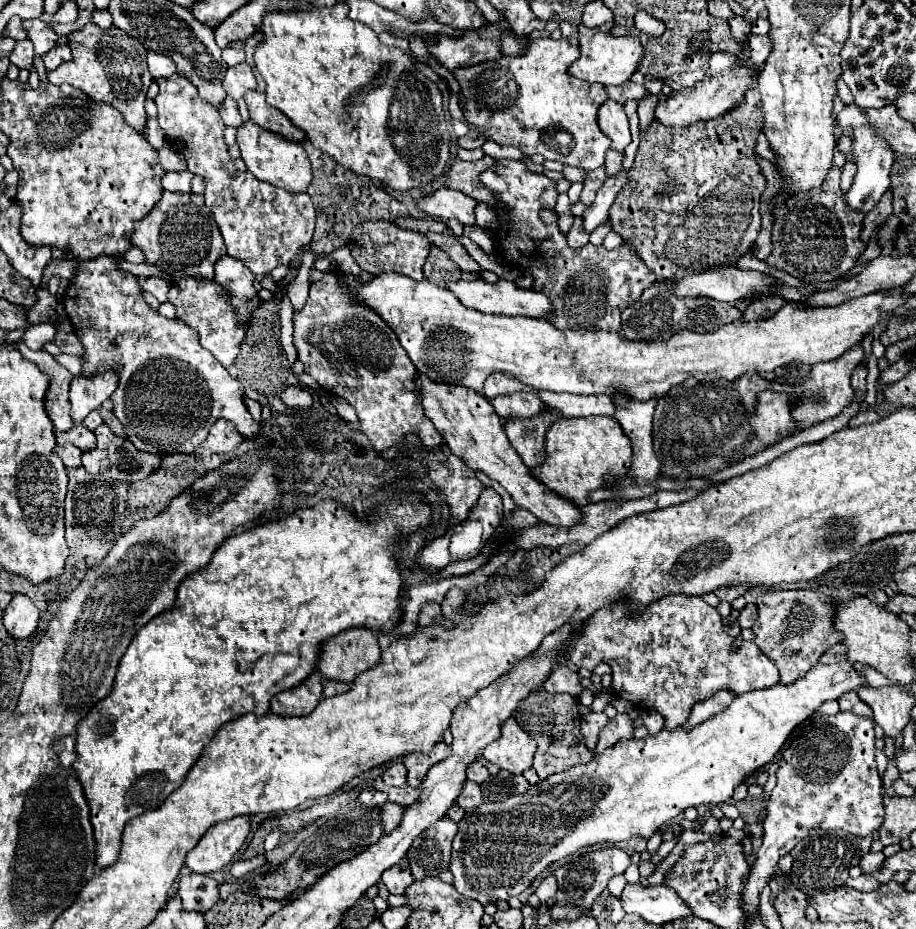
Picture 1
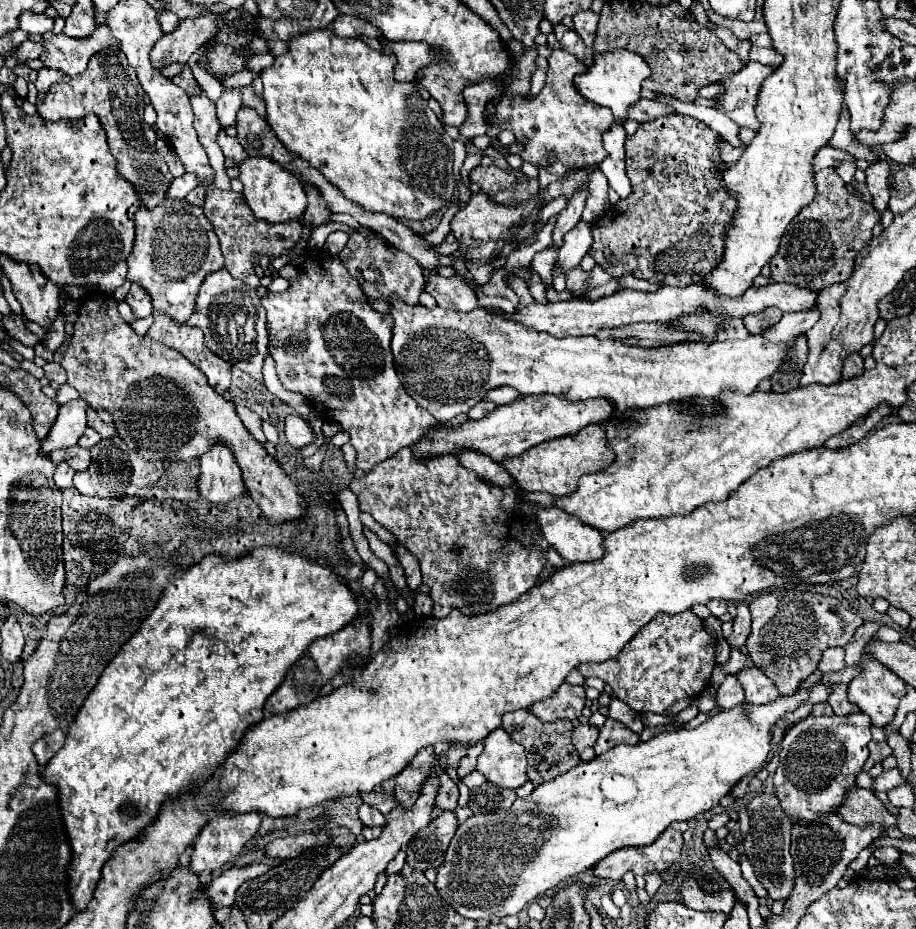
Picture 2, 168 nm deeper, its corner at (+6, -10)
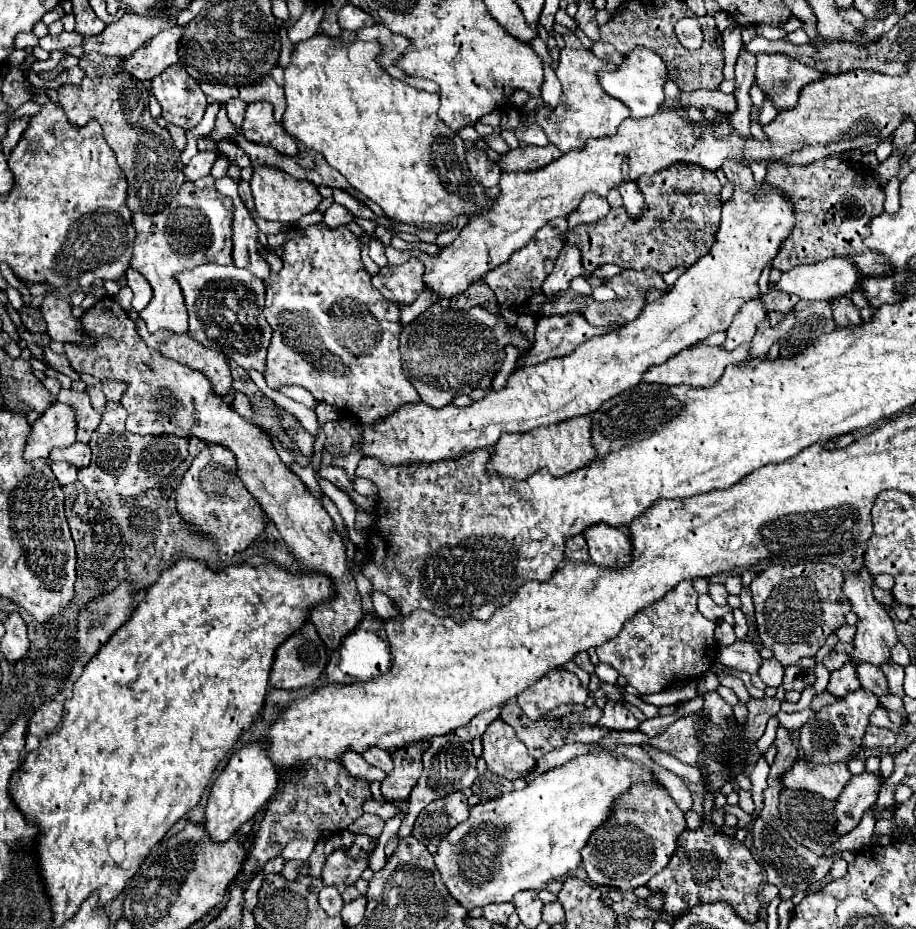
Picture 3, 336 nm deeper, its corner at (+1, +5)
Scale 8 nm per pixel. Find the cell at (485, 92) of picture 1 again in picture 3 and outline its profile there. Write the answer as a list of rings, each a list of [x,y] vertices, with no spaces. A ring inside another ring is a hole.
[[[570,35],[566,41],[566,47],[560,51],[558,69],[555,70],[561,86],[562,94],[560,97],[560,105],[550,111],[546,107],[536,109],[536,121],[542,125],[546,137],[550,139],[550,143],[554,143],[560,151],[568,153],[570,149],[584,149],[584,143],[588,139],[596,139],[596,137],[608,137],[614,135],[618,125],[630,117],[630,109],[610,97],[598,81],[598,73],[600,71],[614,71],[618,69],[614,63],[598,59],[592,49],[586,49],[578,37]]]

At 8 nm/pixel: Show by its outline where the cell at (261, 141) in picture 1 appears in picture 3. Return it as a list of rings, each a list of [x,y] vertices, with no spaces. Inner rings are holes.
[[[256,169],[250,187],[258,217],[266,221],[278,221],[282,225],[294,225],[302,215],[316,211],[322,201],[322,195],[318,193],[316,185],[312,185],[310,181],[296,181],[294,177],[288,177],[278,169]]]

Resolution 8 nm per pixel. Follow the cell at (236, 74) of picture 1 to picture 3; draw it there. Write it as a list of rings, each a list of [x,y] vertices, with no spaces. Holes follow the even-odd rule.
[[[230,99],[226,103],[226,109],[228,109],[228,119],[230,123],[242,131],[242,119],[244,119],[244,111],[246,111],[246,103],[242,99]]]

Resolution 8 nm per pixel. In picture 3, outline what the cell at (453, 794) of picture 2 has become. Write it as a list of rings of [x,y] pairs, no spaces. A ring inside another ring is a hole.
[[[418,741],[392,753],[394,769],[386,775],[380,789],[388,801],[406,801],[410,797],[412,787],[422,775],[422,753],[426,745],[426,741]]]

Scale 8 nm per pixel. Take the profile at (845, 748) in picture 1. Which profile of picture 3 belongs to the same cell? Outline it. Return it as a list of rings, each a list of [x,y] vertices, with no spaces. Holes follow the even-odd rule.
[[[856,689],[848,693],[844,699],[838,699],[834,705],[822,707],[816,717],[812,717],[800,731],[800,751],[804,757],[812,759],[812,763],[836,763],[836,761],[848,761],[860,751],[862,735],[868,727],[870,713],[878,707],[878,699],[874,693],[866,689]]]

